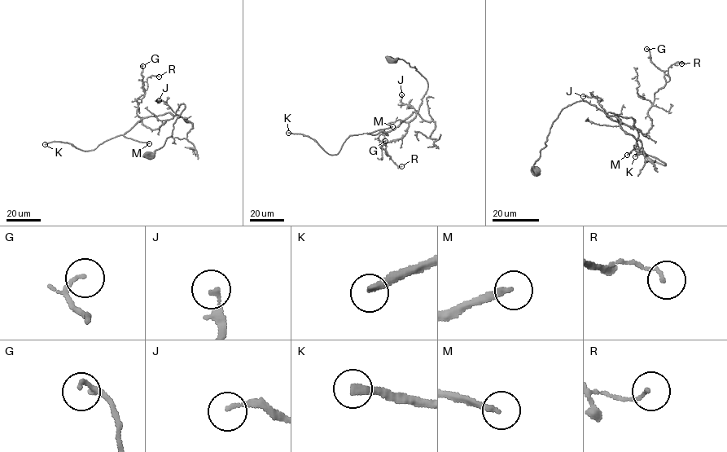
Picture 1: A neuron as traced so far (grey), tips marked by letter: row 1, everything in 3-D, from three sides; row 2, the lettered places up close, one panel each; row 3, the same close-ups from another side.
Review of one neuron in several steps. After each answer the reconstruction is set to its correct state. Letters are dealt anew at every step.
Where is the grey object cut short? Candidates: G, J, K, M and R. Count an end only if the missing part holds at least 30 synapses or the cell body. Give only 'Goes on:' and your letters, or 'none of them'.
Goes on: K, M

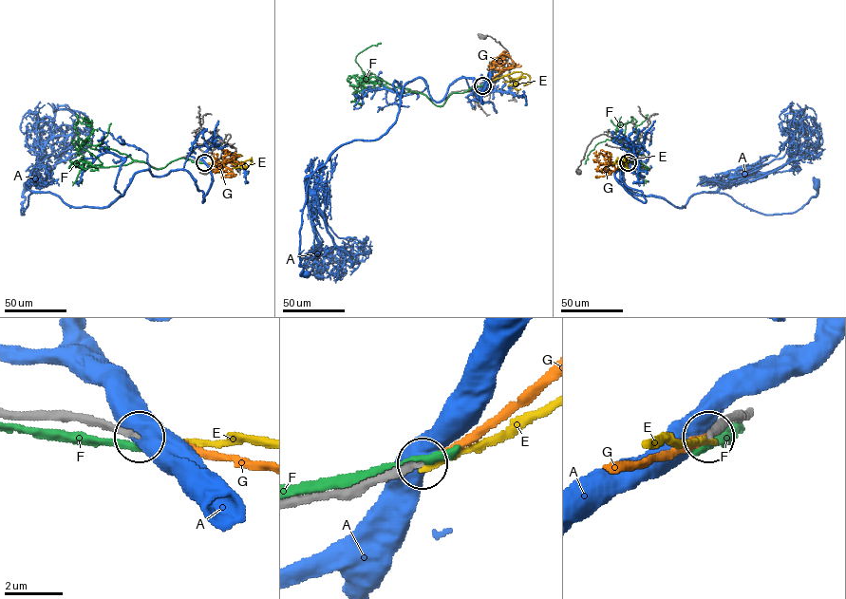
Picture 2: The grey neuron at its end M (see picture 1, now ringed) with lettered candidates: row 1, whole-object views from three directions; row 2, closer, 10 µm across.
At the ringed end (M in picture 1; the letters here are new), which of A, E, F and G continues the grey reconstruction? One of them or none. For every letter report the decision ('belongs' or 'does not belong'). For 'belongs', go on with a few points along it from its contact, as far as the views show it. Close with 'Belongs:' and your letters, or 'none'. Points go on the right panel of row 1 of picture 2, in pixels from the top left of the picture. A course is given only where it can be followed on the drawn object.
A: does not belong
E: does not belong
F: does not belong
G: belongs; it runs (627, 162), (609, 175), (597, 177)
Belongs: G

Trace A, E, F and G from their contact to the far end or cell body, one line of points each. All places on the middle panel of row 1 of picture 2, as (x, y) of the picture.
A: (482, 85), (482, 103), (464, 78), (438, 102), (416, 78), (385, 133), (310, 176), (306, 274)
E: (482, 85), (520, 72), (530, 77), (530, 83), (522, 84)
F: (482, 85), (451, 94), (442, 105), (385, 84), (358, 91), (364, 74), (356, 56), (381, 42)
G: (482, 84), (514, 65), (508, 56), (499, 55)

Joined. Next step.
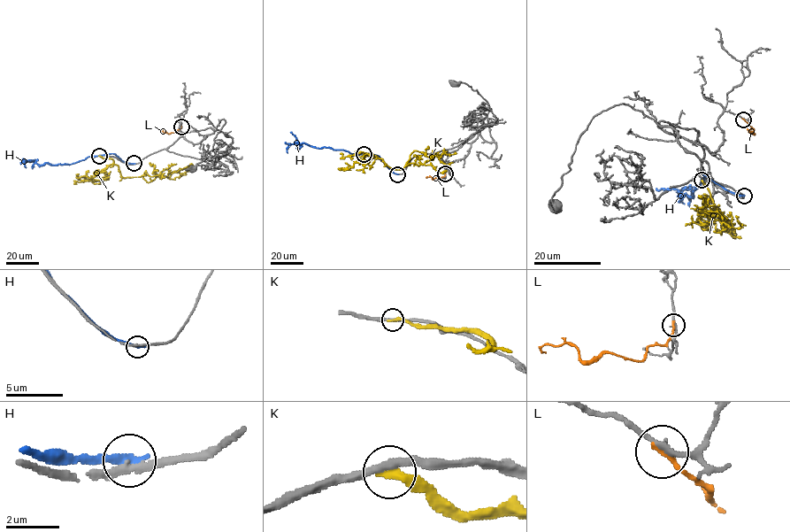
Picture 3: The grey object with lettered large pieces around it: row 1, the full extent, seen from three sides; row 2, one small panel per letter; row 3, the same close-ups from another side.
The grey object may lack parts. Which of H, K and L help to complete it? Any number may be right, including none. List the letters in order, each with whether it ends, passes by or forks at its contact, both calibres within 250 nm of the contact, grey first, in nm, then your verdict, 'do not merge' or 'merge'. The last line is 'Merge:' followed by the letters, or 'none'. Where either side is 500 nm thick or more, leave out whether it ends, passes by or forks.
H: it ends | 240/280 nm | do not merge
K: it ends | 280/320 nm | do not merge
L: it ends | 190/200 nm | do not merge
Merge: none

